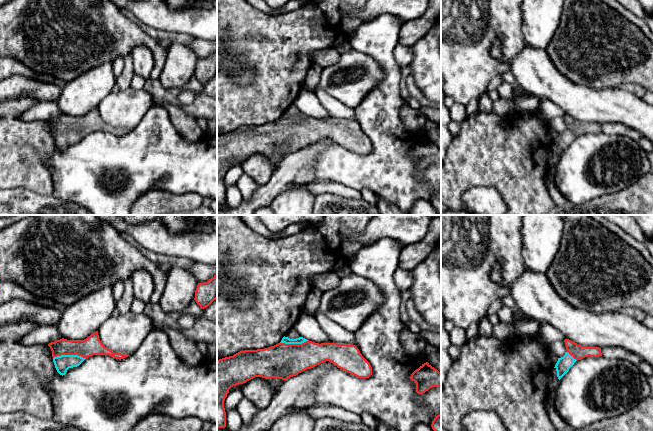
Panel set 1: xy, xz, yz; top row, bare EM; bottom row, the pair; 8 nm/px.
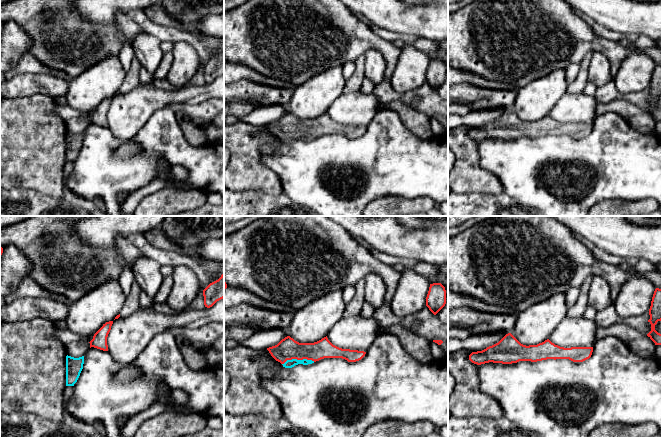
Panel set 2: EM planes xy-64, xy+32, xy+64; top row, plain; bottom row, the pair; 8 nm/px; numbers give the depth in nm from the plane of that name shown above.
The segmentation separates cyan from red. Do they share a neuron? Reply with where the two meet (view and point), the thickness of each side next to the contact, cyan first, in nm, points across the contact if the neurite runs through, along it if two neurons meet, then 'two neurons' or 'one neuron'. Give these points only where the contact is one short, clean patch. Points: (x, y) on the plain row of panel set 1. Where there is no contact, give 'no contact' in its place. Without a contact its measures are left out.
xy (69, 131) | 130/150 nm | across xy (62, 139), (69, 131), (92, 121) | one neuron

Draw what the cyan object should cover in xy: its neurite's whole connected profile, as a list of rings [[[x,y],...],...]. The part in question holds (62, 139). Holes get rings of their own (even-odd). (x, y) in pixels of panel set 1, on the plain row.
[[[98,107],[84,116],[60,115],[48,120],[52,127],[53,138],[57,148],[65,151],[69,144],[79,142],[86,134],[93,131],[109,131],[124,135],[129,131],[114,129],[105,123],[99,115]]]

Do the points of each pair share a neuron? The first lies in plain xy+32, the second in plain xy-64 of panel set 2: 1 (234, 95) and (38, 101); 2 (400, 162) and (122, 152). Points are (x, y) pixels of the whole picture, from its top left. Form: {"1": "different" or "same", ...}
{"1": "different", "2": "different"}

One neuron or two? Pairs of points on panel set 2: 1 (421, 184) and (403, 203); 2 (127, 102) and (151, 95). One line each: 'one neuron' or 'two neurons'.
1: two neurons
2: one neuron

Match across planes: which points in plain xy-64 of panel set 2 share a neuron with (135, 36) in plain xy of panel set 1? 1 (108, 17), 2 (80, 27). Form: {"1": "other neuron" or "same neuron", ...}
{"1": "other neuron", "2": "same neuron"}

